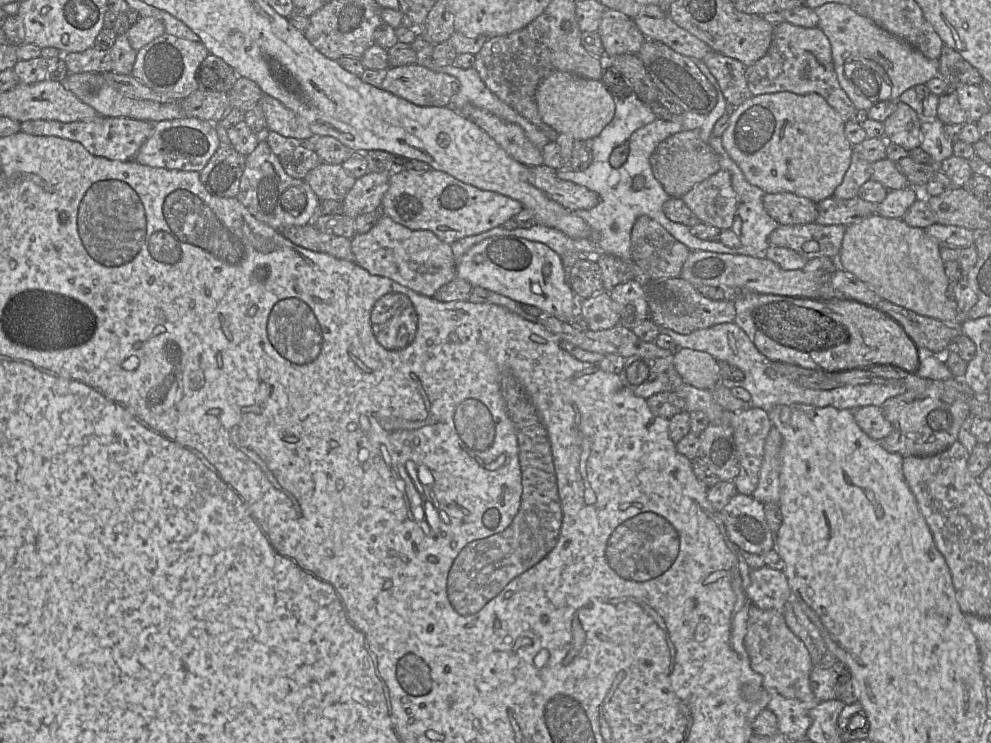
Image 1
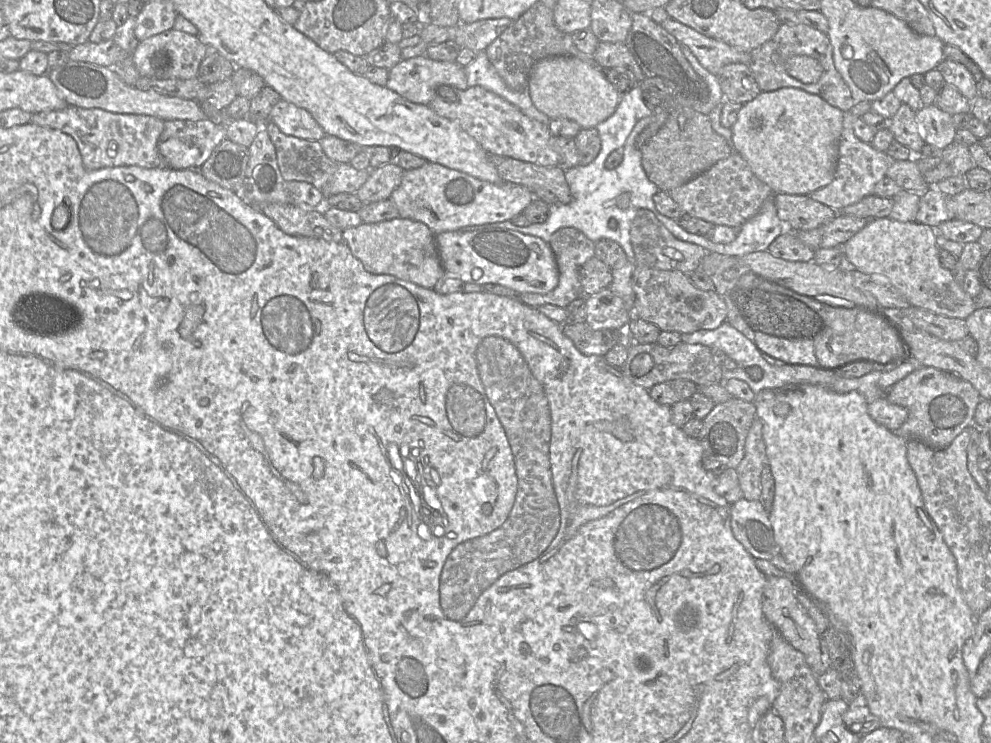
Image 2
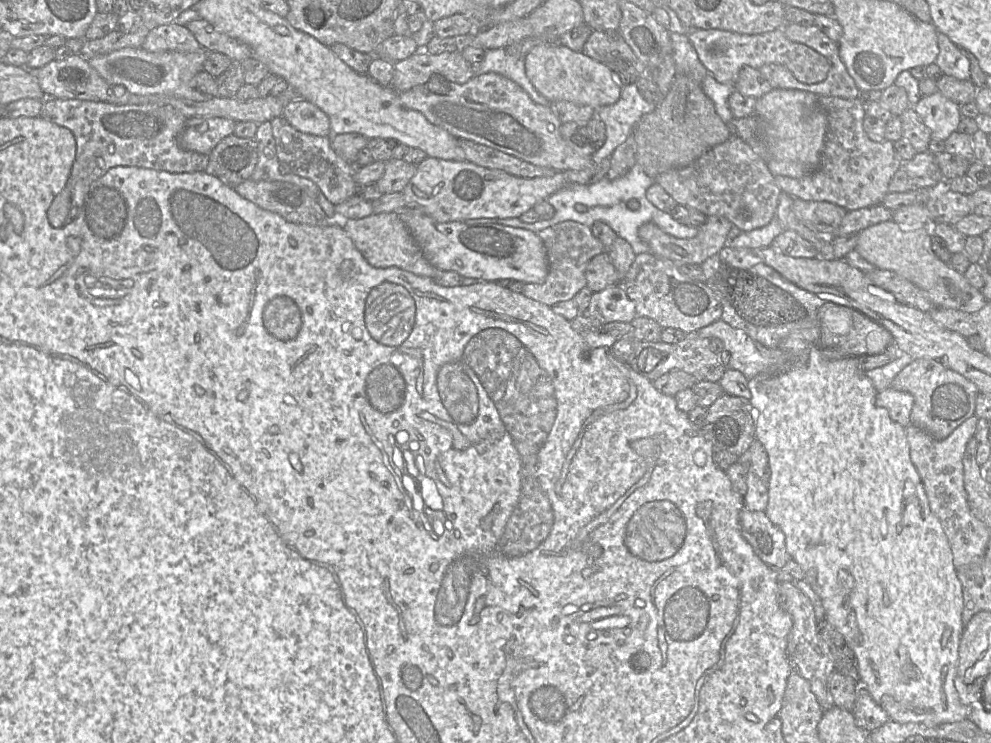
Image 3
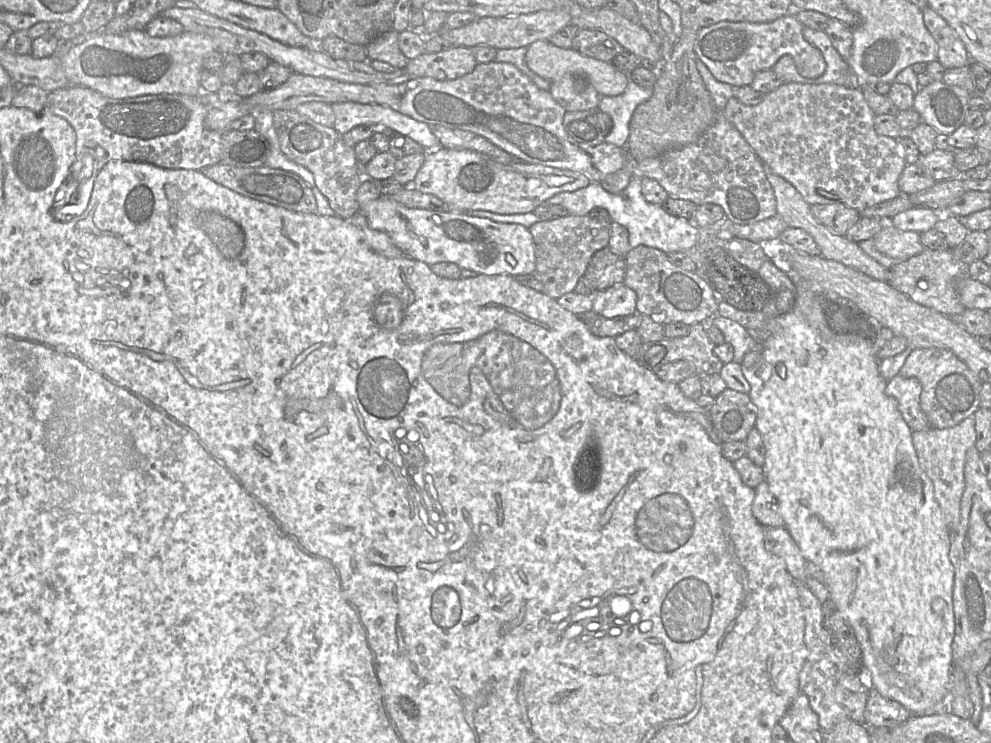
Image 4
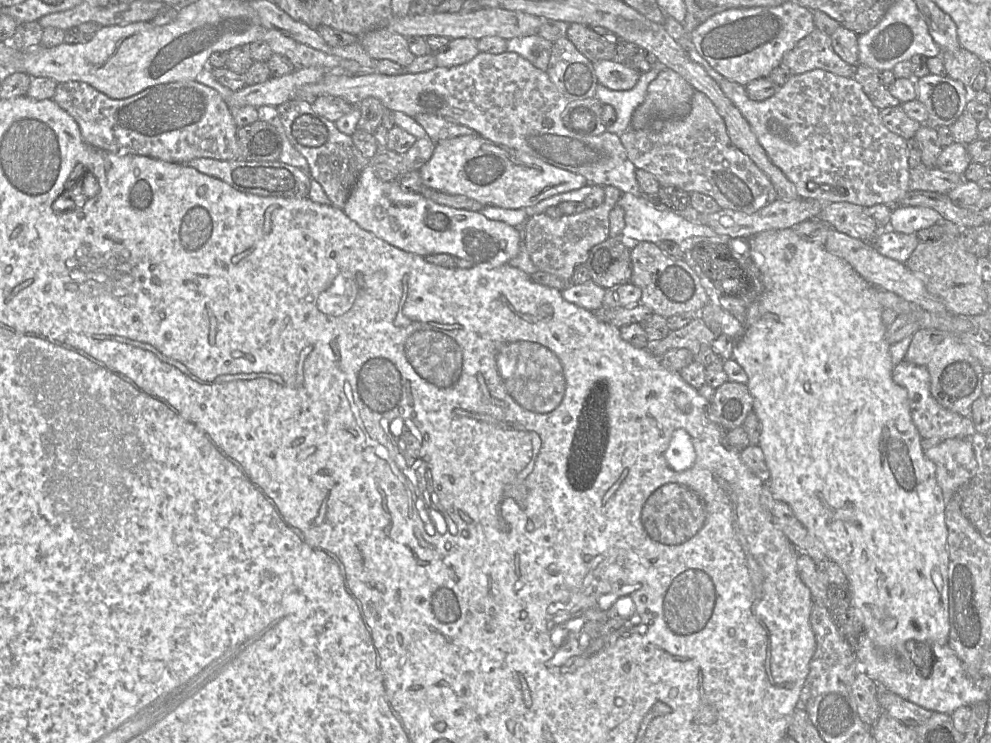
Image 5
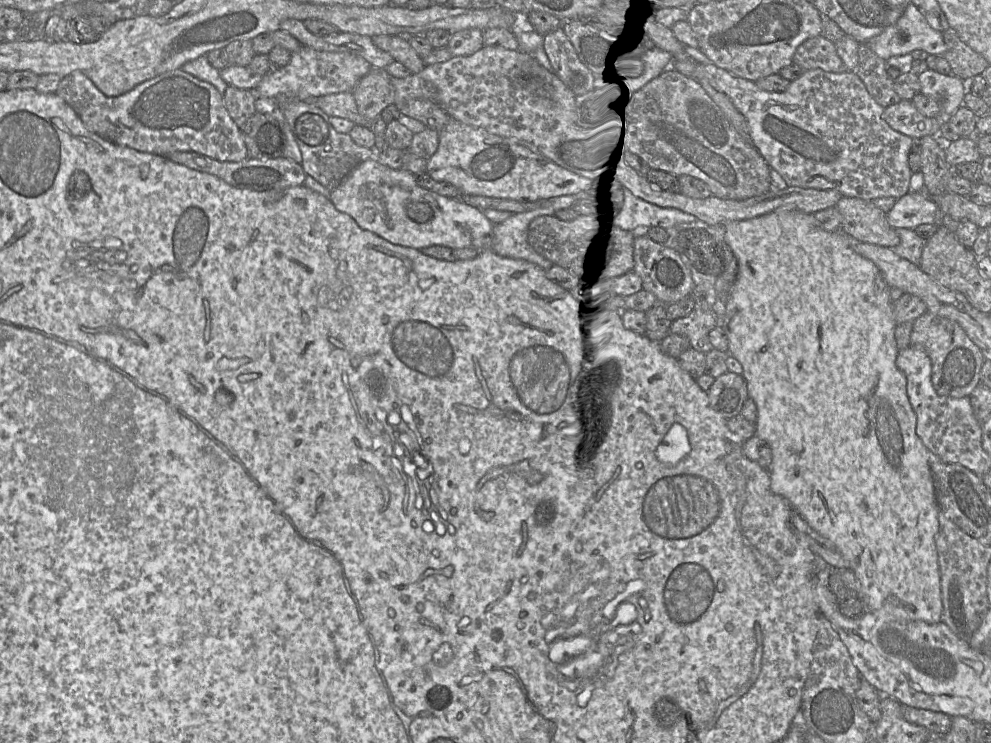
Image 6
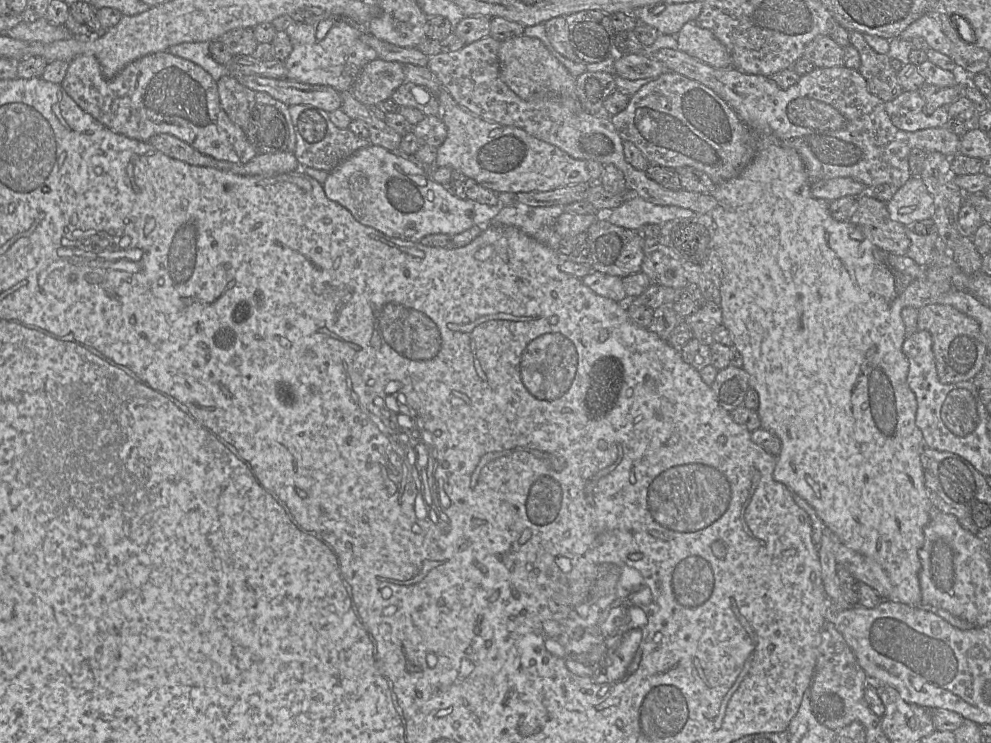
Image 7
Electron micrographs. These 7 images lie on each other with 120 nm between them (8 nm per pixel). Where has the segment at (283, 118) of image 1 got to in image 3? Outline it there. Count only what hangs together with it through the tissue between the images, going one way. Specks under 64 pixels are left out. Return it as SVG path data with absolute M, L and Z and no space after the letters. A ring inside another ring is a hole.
M297 98L290 101L281 116L300 132L323 137L332 135L329 116L305 99Z

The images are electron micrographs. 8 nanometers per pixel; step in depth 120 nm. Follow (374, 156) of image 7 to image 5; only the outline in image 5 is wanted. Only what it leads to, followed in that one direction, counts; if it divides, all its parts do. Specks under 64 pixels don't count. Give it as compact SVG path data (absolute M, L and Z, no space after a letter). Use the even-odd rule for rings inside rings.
M370 164L360 173L343 212L360 228L390 245L423 257L445 253L485 268L498 268L508 264L520 250L520 228L488 219L480 211L438 204L419 193L404 189L396 179L382 181Z

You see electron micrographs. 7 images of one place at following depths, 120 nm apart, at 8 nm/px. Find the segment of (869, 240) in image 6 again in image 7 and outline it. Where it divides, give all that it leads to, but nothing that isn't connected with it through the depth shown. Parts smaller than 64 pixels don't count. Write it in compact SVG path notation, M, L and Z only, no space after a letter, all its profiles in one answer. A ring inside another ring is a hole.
M869 192L858 197L856 210L850 221L860 226L865 236L883 251L906 255L911 243L906 234L907 227L892 220L886 203Z

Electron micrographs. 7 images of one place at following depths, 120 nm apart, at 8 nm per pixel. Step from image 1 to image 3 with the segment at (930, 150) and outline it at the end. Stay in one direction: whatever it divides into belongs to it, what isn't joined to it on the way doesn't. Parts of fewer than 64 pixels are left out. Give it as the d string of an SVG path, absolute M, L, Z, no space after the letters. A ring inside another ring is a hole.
M939 91L929 96L922 96L913 109L929 129L934 140L945 141L957 131L962 119L960 106Z

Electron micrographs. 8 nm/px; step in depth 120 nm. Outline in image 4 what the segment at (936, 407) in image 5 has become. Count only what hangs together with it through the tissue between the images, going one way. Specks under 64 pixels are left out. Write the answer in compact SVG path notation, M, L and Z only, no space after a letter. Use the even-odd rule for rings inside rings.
M900 374L888 381L885 393L897 401L898 409L912 431L931 428L920 407L922 385L916 378L905 378Z

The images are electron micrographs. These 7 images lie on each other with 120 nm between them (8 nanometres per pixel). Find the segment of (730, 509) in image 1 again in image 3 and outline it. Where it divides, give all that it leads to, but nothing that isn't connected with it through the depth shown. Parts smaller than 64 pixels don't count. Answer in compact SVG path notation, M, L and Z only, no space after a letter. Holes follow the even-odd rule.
M744 507L739 515L742 536L759 558L773 569L782 569L792 559L786 549L785 535L766 515L765 511L751 511Z

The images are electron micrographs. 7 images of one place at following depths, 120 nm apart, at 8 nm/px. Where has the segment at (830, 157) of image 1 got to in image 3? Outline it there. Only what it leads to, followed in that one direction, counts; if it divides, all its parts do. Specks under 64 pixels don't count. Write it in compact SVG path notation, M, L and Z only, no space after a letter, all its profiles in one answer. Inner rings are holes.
M776 88L757 98L754 113L763 122L767 148L766 165L774 177L800 178L818 169L828 129L827 113L820 106L818 95Z

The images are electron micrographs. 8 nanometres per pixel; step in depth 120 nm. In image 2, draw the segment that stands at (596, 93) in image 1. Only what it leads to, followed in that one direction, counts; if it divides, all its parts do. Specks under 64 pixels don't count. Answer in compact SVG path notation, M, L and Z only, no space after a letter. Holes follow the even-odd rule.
M552 56L537 61L530 70L528 90L534 106L550 119L570 119L582 129L595 128L609 118L622 95L605 77L602 68L573 56Z

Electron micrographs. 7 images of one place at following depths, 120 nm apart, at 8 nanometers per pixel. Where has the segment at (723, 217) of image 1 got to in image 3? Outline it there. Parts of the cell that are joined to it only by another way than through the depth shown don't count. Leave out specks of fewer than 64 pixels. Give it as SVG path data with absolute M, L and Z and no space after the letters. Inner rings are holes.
M737 135L712 147L690 165L657 175L654 182L679 205L695 208L707 217L725 217L741 231L769 224L776 216L782 192L764 159Z

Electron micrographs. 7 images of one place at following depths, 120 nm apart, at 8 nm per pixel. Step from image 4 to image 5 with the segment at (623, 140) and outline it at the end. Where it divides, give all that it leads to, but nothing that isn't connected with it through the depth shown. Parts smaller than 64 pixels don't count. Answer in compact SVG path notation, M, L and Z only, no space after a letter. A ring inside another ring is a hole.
M657 61L648 72L640 75L637 84L630 90L611 90L598 83L595 97L604 105L613 106L617 114L614 124L606 128L608 132L620 136L630 128L634 110L644 101L650 83L665 68Z

